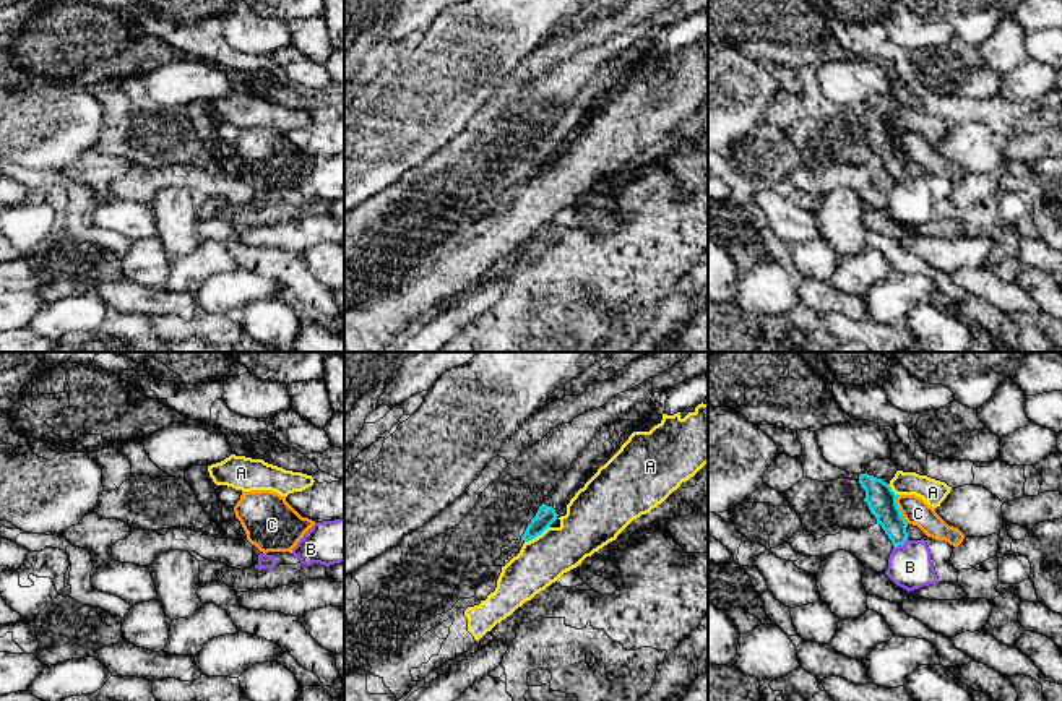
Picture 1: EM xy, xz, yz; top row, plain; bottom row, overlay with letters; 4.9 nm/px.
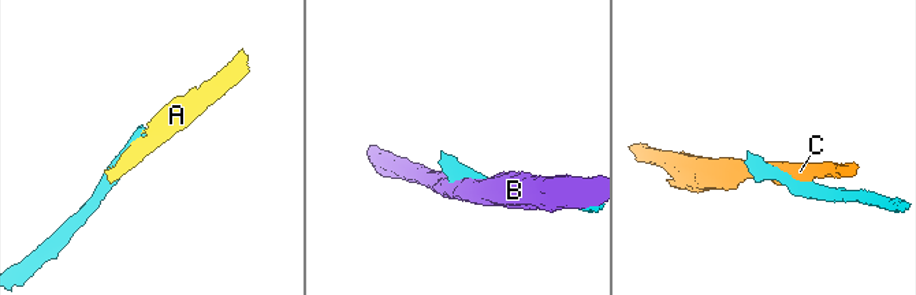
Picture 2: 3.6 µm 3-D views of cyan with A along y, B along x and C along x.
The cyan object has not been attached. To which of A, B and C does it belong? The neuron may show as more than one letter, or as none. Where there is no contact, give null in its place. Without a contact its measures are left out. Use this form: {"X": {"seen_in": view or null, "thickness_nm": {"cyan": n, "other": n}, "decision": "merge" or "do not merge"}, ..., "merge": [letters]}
{"A": {"seen_in": "xz", "thickness_nm": {"cyan": 100, "other": 240}, "decision": "do not merge"}, "B": {"seen_in": "yz", "thickness_nm": {"cyan": 150, "other": 220}, "decision": "do not merge"}, "C": {"seen_in": "yz", "thickness_nm": {"cyan": 150, "other": 140}, "decision": "do not merge"}, "merge": []}

